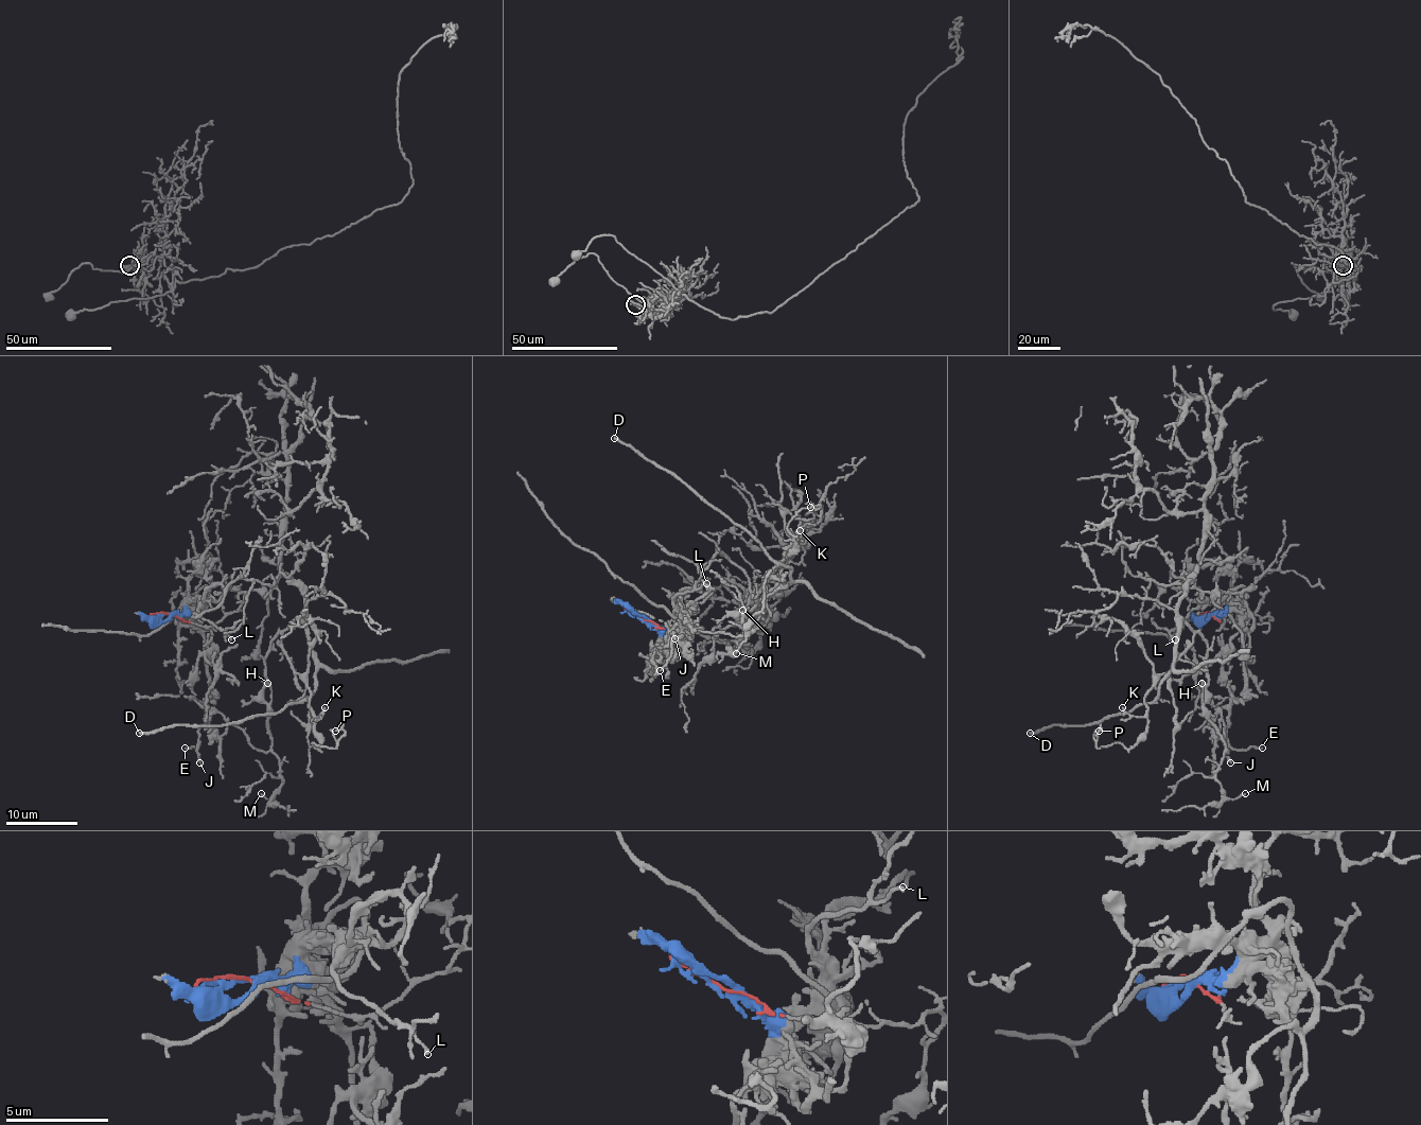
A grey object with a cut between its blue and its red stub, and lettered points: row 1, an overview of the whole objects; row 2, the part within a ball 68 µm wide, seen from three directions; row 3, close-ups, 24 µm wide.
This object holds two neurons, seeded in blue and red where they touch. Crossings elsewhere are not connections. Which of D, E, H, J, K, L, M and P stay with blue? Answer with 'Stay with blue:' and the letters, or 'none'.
Stay with blue: E, J, L

